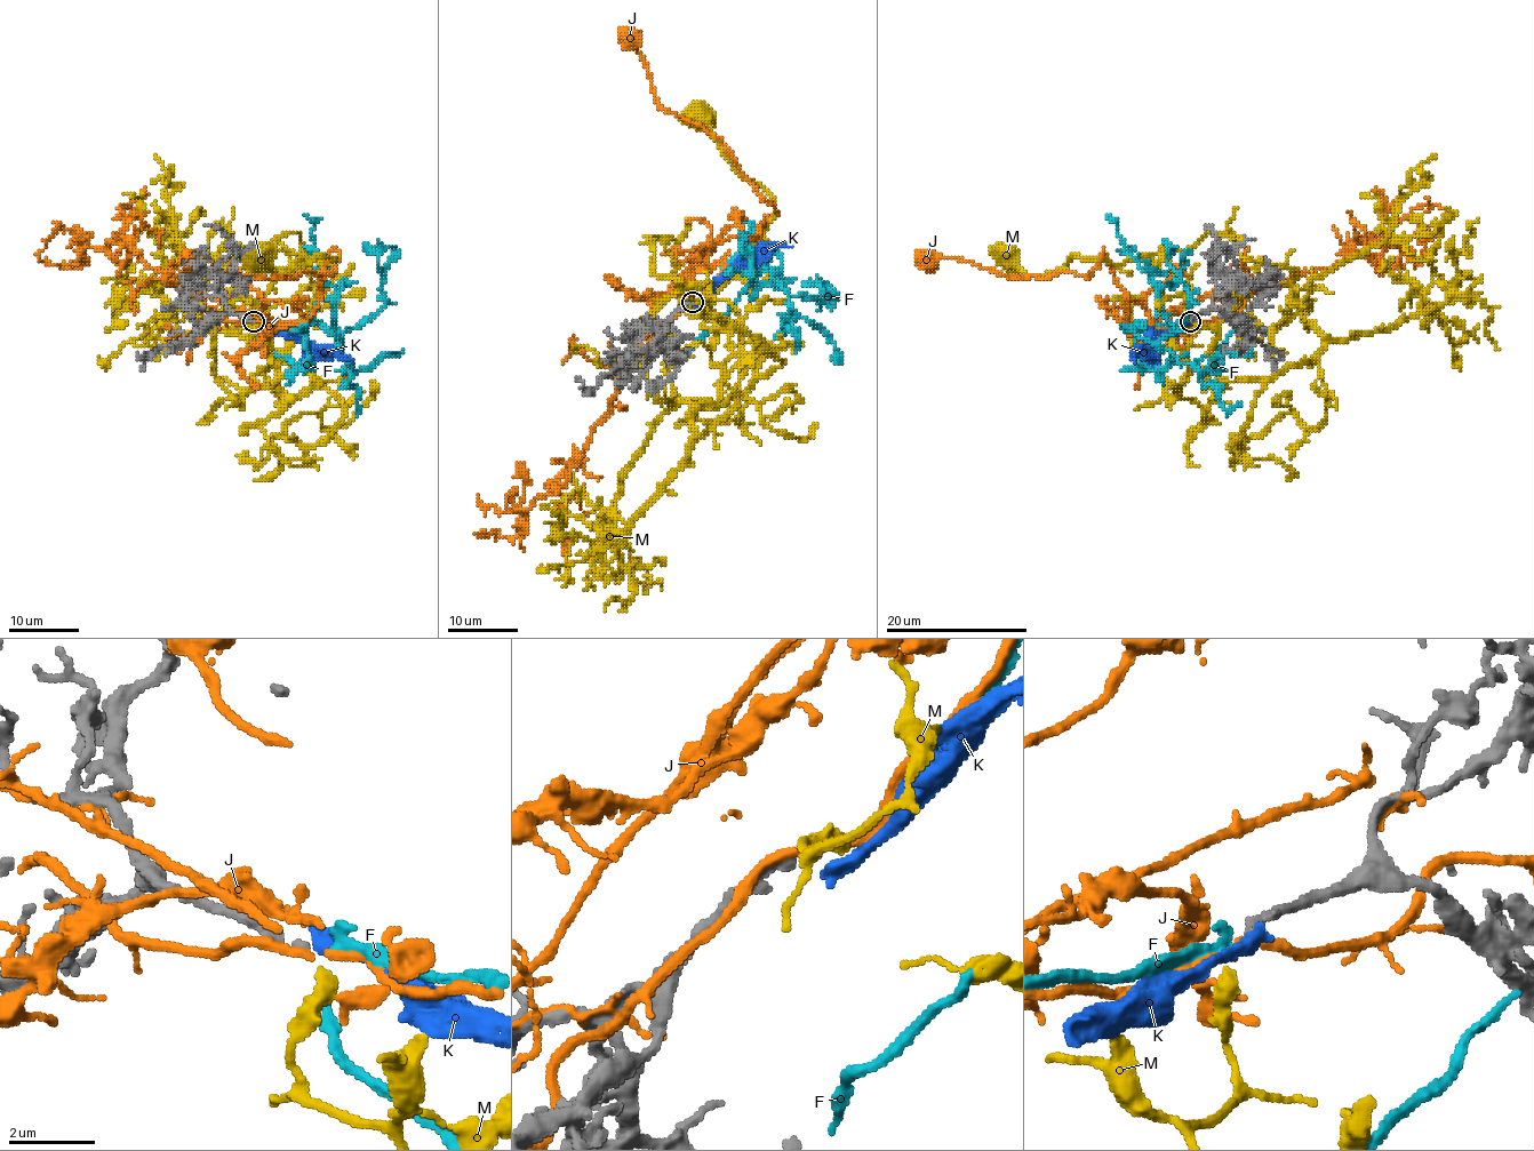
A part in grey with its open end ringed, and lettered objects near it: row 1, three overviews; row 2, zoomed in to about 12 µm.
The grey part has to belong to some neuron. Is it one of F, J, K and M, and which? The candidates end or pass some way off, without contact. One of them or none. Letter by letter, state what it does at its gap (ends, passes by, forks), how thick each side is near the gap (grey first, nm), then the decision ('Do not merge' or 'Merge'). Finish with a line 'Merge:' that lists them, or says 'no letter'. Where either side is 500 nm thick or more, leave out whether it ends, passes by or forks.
F: It ends there. Thickness 150 nm (grey) against 240 nm. Merge
J: It passes by. Thickness 150 nm (grey) against 190 nm. Do not merge
K: It ends there. Thickness 150 nm (grey) against 400 nm. Do not merge
M: It ends there. Thickness 150 nm (grey) against 420 nm. Do not merge
Merge: F

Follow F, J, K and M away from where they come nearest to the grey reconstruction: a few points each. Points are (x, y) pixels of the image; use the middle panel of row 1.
F: (695, 301), (746, 246), (781, 258), (781, 285), (743, 218)
J: (692, 302), (722, 270), (704, 256), (726, 239), (758, 239), (777, 212), (718, 137), (656, 102), (626, 37)
K: (694, 304), (724, 278), (759, 254), (792, 246)
M: (694, 301), (708, 297), (704, 327), (740, 324), (752, 295), (736, 270), (775, 207), (742, 176), (701, 118)

